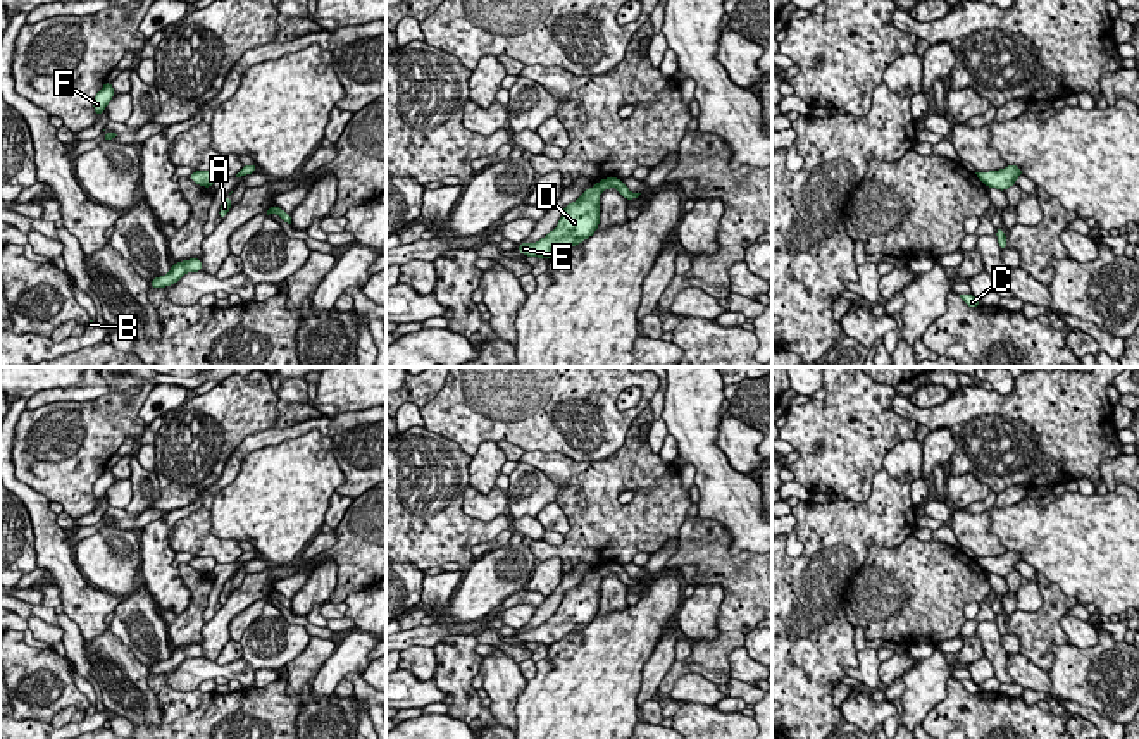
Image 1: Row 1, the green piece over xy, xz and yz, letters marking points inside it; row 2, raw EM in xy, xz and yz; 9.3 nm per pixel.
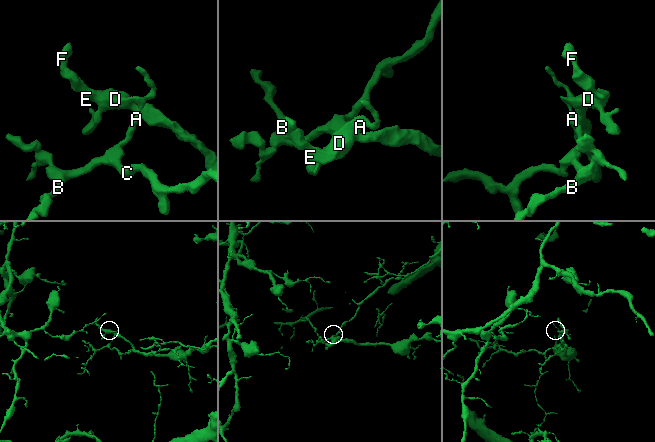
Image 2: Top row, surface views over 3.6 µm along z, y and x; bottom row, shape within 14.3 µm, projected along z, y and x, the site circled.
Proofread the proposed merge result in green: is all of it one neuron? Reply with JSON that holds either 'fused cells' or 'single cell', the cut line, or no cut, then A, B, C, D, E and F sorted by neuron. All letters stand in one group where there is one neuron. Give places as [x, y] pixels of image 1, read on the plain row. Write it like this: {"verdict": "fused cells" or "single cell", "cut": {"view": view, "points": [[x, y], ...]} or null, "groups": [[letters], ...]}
{"verdict": "fused cells", "cut": {"view": "xz", "points": [[595, 571], [602, 576]]}, "groups": [["A", "B", "C"], ["D", "E", "F"]]}

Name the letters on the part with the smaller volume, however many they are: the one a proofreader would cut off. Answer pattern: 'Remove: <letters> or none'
Remove: D, E, F

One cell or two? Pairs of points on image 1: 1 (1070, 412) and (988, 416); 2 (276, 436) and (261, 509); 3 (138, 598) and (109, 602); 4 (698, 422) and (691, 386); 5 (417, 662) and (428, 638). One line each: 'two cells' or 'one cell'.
1: one cell
2: two cells
3: two cells
4: one cell
5: two cells

